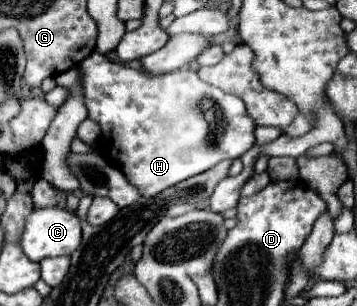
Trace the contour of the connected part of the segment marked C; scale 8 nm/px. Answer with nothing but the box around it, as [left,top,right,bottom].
[20,206,82,262]

